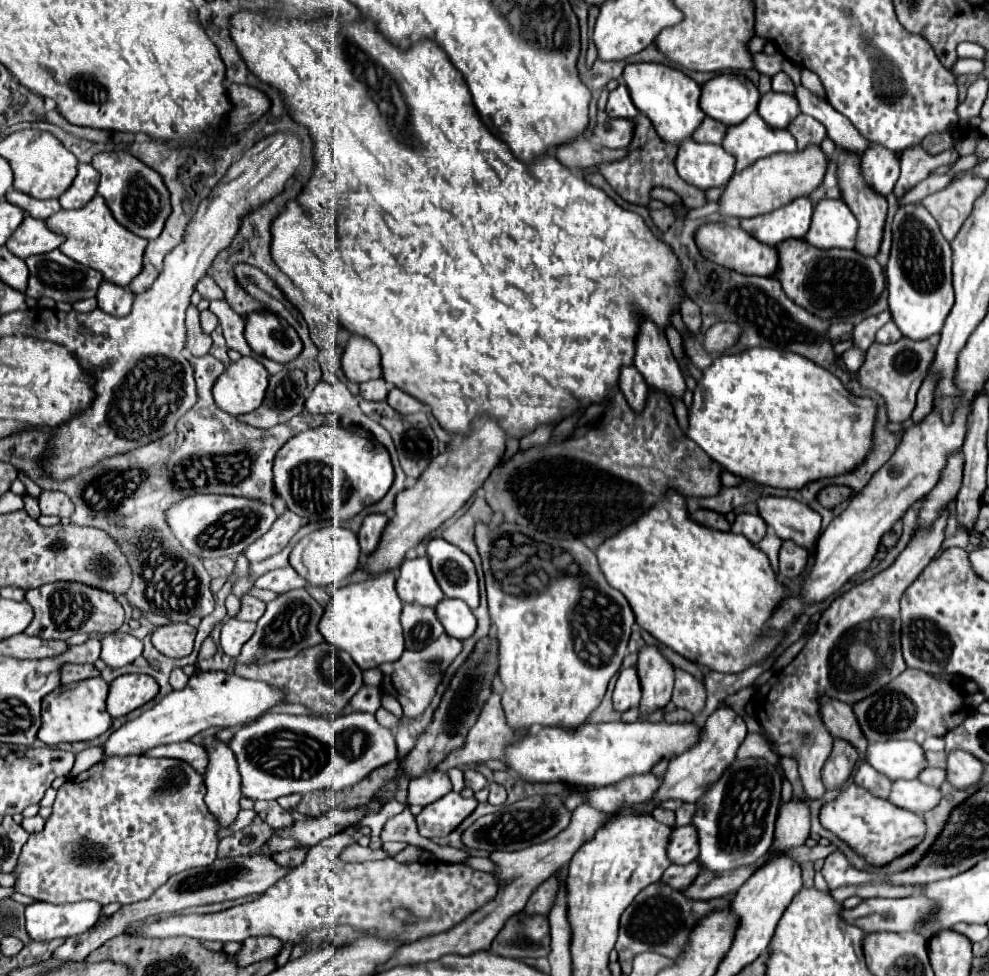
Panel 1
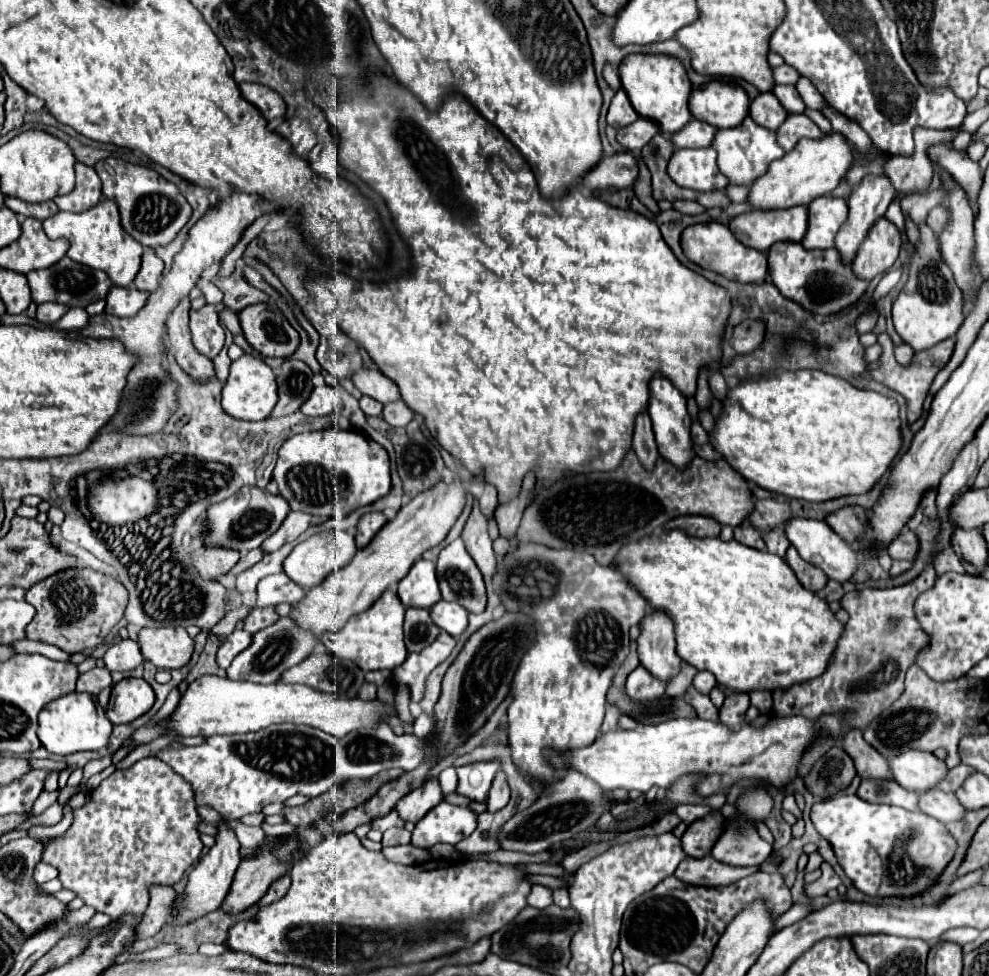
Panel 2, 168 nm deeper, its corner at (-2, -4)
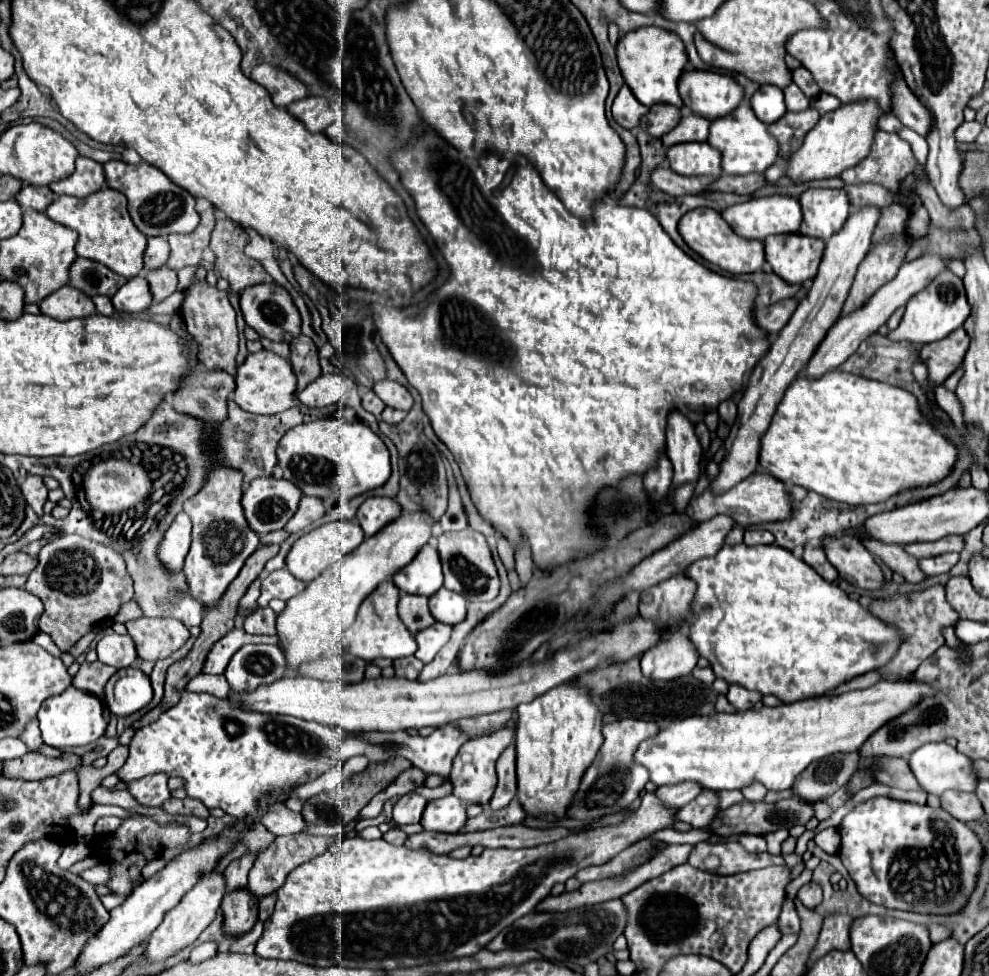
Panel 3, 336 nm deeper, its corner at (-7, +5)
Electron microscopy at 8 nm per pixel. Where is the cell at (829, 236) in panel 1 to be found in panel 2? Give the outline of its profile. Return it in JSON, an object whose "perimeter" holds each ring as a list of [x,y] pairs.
{"perimeter":[[[821,196],[809,204],[809,228],[801,244],[805,248],[835,248],[835,236],[847,222],[849,208],[843,198]]]}

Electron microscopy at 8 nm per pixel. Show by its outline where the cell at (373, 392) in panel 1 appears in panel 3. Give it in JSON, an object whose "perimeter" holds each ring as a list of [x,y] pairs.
{"perimeter":[[[366,391],[366,393],[362,395],[362,407],[364,407],[366,411],[370,411],[372,415],[378,417],[378,415],[384,411],[386,405],[378,399],[378,395],[376,395],[374,391]]]}

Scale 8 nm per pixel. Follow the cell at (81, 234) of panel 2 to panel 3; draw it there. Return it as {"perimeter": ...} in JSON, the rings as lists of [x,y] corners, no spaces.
{"perimeter":[[[104,187],[102,191],[96,191],[90,197],[76,199],[76,197],[56,197],[52,205],[46,209],[46,215],[62,223],[74,231],[78,231],[78,243],[76,243],[76,253],[84,259],[92,259],[96,263],[104,263],[108,269],[116,271],[118,275],[124,275],[126,279],[136,277],[144,263],[142,263],[142,253],[146,249],[146,237],[136,229],[132,223],[128,209],[126,209],[126,199],[120,191],[114,191],[110,187]]]}

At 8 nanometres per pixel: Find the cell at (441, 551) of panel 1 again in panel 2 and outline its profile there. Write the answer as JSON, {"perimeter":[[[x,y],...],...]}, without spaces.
{"perimeter":[[[461,538],[439,552],[437,580],[443,600],[459,602],[471,614],[485,610],[487,596],[483,576],[473,558],[467,554]]]}

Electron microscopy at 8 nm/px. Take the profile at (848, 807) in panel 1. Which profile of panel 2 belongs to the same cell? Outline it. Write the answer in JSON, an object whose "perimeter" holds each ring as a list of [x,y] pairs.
{"perimeter":[[[837,796],[813,804],[811,822],[833,846],[853,884],[871,896],[907,896],[927,890],[955,852],[955,840],[943,822],[923,812],[871,804],[859,796]]]}

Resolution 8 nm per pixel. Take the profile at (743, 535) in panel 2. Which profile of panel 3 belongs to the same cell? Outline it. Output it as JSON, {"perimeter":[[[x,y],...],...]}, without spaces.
{"perimeter":[[[746,529],[744,533],[746,545],[760,545],[760,543],[774,543],[774,537],[764,529]]]}

